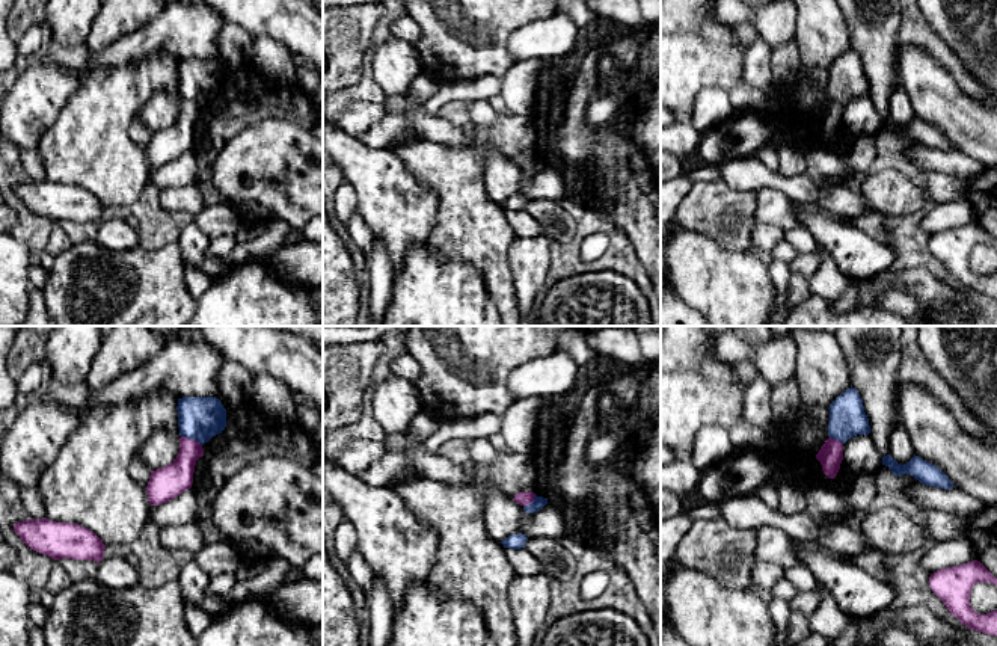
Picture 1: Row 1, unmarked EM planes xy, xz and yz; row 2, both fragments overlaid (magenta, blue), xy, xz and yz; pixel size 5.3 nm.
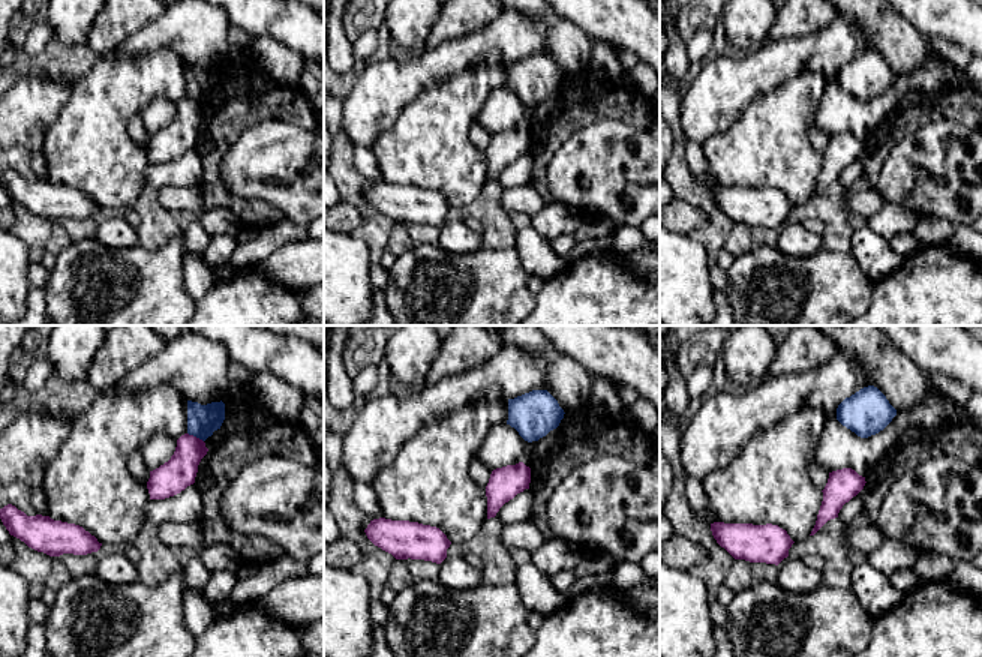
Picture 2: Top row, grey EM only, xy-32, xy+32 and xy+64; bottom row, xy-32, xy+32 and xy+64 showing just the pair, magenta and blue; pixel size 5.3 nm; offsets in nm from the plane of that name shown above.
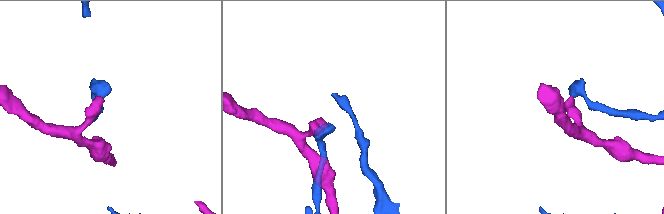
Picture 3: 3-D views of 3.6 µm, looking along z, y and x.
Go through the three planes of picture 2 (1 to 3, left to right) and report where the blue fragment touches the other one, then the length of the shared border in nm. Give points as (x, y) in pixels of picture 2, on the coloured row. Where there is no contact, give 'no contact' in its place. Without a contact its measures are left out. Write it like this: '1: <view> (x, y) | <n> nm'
1: xy-32 (195, 437) | 100 nm
2: no contact
3: no contact

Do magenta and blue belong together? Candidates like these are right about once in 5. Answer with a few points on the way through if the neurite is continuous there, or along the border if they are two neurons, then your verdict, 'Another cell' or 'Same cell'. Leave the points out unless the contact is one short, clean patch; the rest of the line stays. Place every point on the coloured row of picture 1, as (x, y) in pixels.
Boundary: xy (181, 435), (195, 439), (201, 446). Another cell

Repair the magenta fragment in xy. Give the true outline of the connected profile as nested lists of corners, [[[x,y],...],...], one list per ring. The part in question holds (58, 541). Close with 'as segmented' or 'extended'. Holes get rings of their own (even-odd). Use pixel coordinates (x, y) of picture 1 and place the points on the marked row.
[[[47,518],[14,524],[14,531],[33,551],[54,560],[101,561],[106,545],[90,530],[71,522],[56,522]]]; as segmented

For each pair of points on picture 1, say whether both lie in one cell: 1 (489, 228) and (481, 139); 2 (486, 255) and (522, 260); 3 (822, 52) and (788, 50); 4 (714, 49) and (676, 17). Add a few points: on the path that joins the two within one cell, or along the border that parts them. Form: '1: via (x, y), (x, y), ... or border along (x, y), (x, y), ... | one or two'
1: via (472, 206), (472, 162) | one
2: border along (516, 237), (507, 251), (515, 293) | two
3: border along (794, 38), (801, 62) | two
4: via (705, 46), (685, 26) | one

